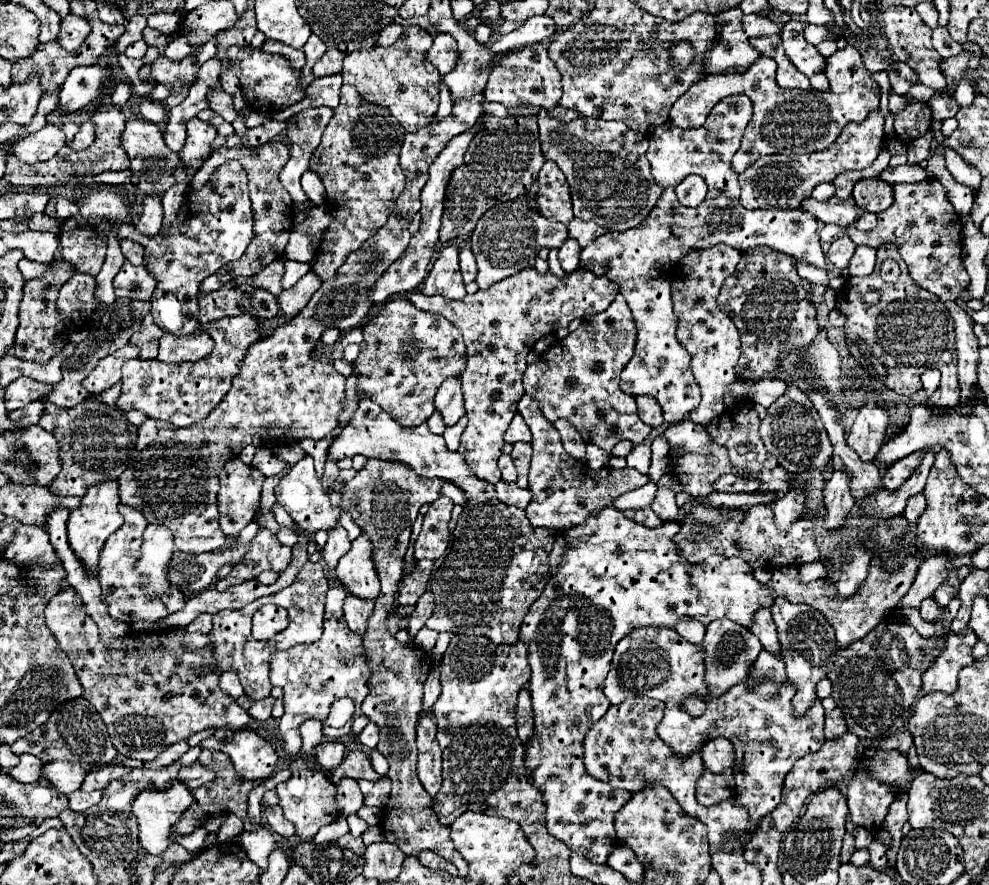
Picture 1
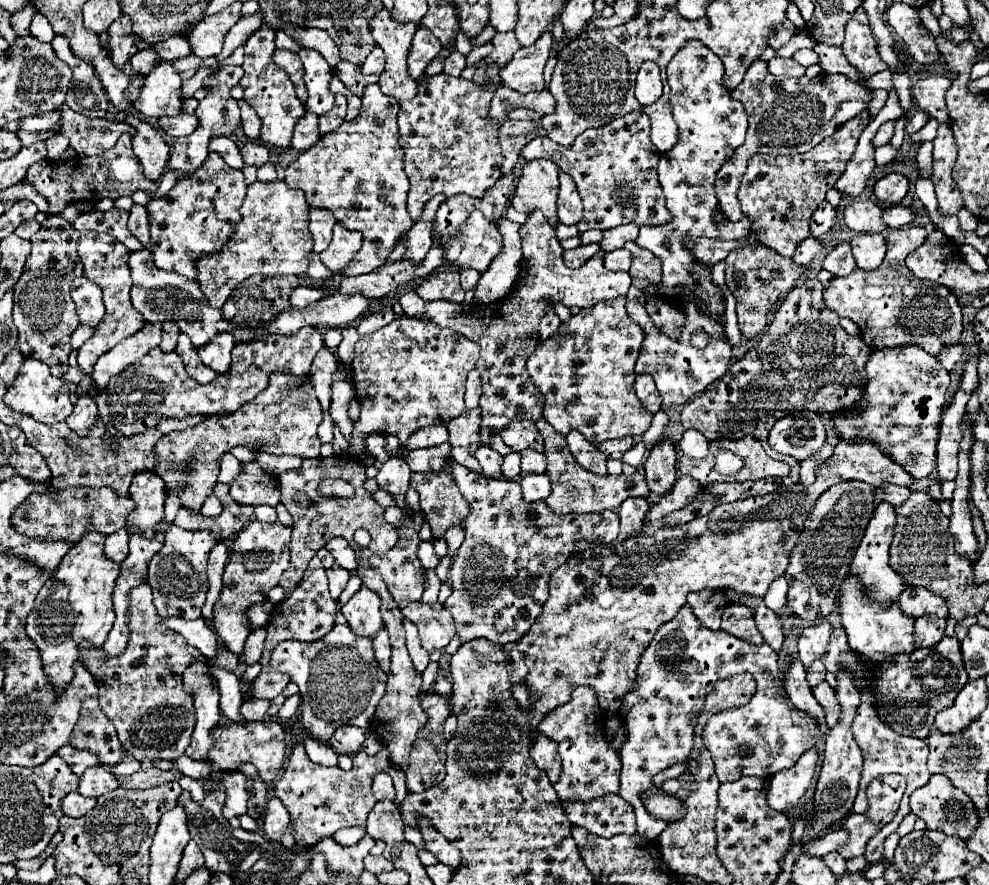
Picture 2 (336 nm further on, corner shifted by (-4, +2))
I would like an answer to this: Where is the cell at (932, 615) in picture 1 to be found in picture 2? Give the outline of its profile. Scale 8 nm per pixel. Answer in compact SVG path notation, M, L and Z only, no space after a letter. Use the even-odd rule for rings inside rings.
M937 615L919 617L915 623L915 647L929 647L937 645L945 633L945 619Z

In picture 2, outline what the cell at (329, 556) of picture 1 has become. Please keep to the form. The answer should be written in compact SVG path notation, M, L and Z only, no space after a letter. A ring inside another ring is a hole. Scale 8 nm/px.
M335 563L331 569L327 569L327 577L329 577L331 597L333 597L333 599L339 599L341 591L345 589L345 585L347 585L347 581L349 581L349 571L341 569L341 567Z

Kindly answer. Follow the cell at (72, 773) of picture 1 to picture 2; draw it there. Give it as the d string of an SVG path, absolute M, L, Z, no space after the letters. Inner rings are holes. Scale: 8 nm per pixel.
M101 765L89 767L81 777L79 777L79 793L83 797L99 797L105 795L113 789L117 789L117 779L113 773L105 771Z

